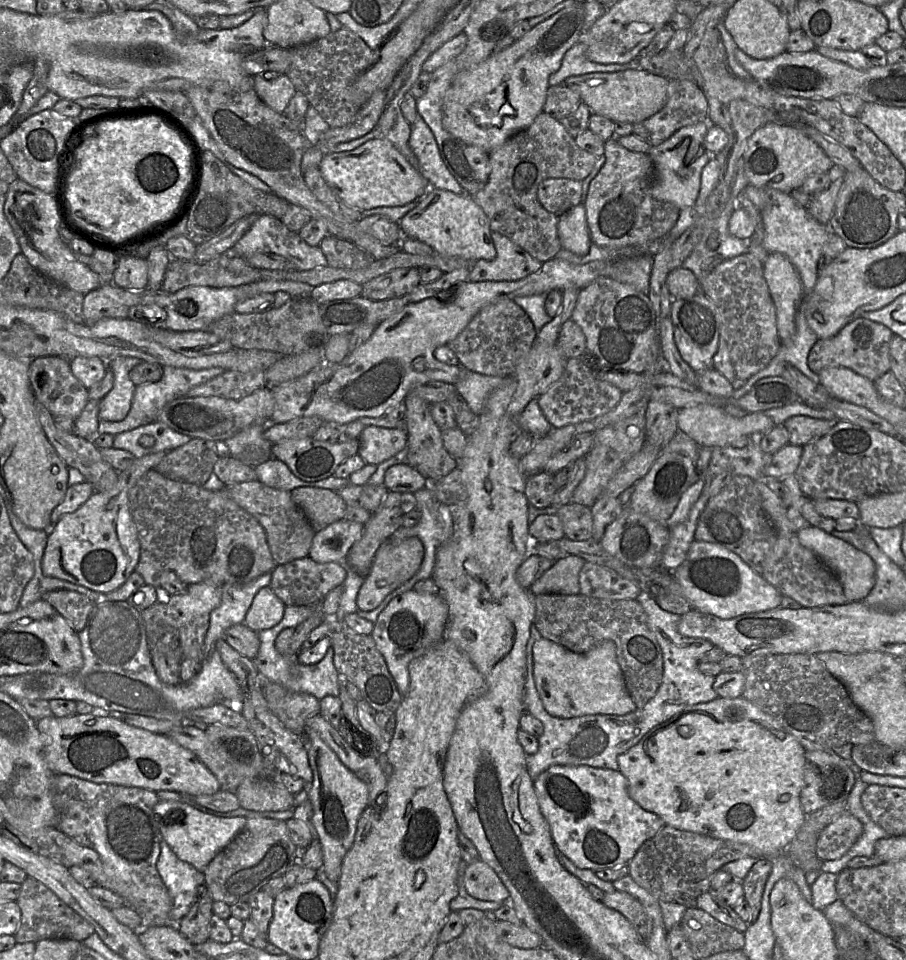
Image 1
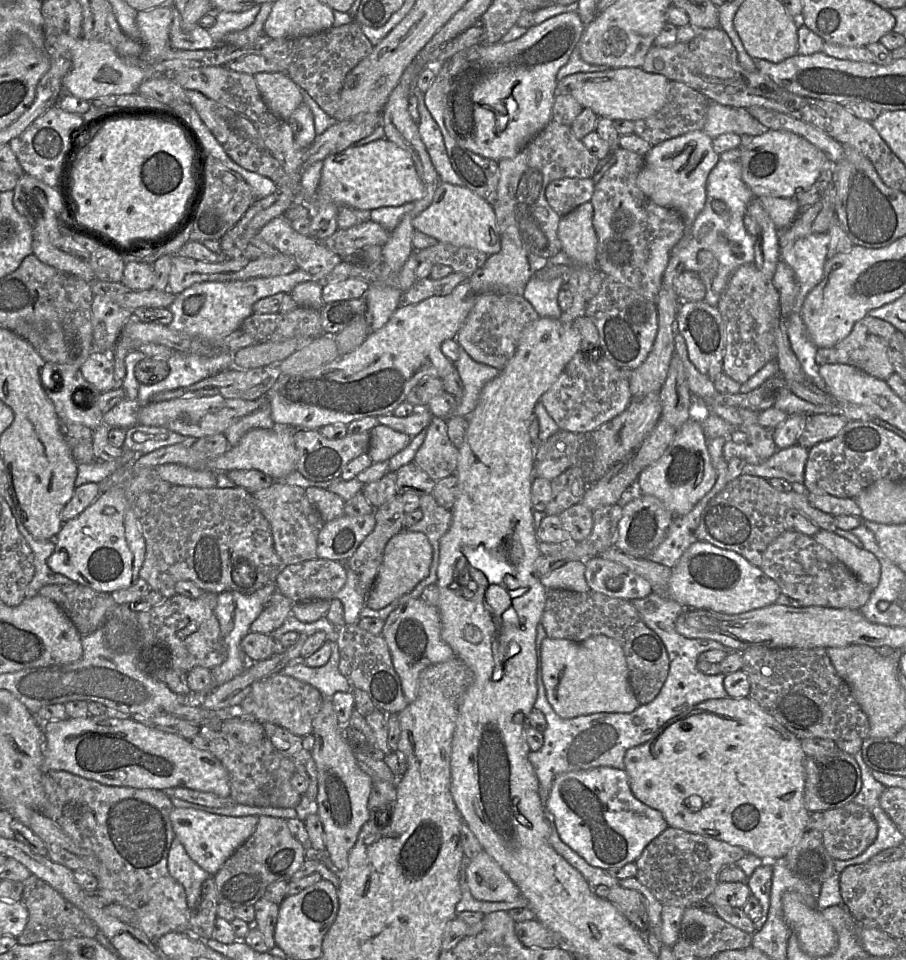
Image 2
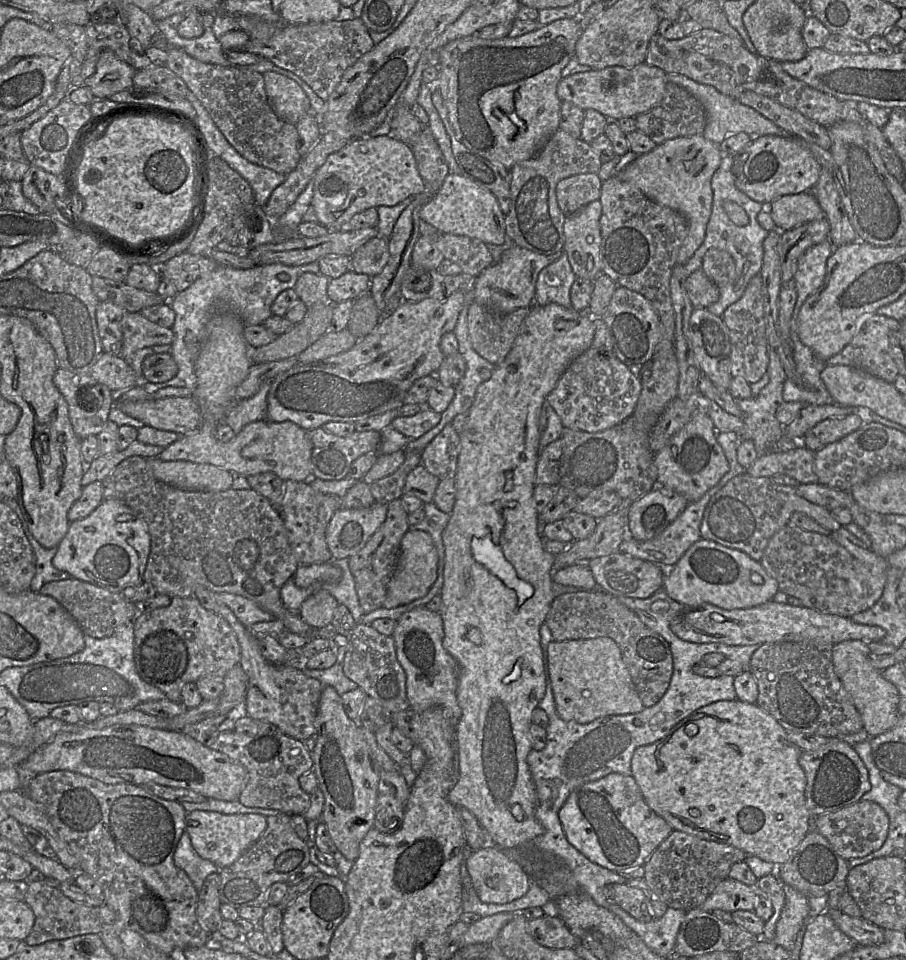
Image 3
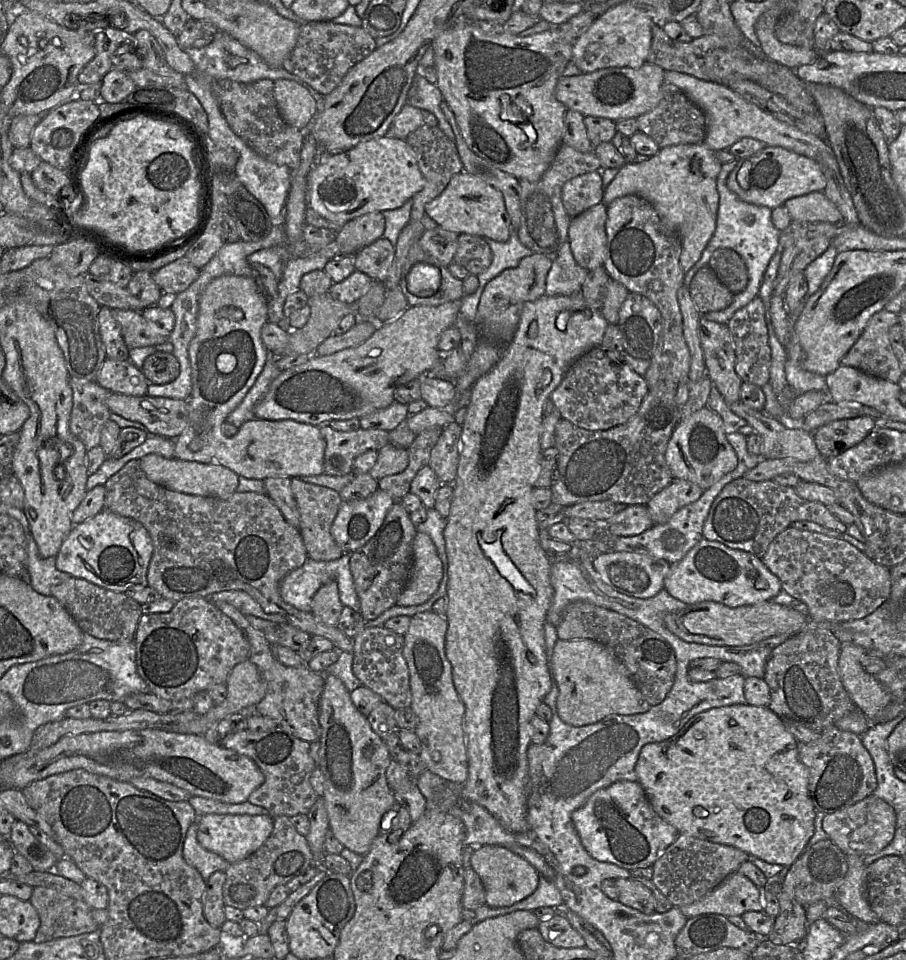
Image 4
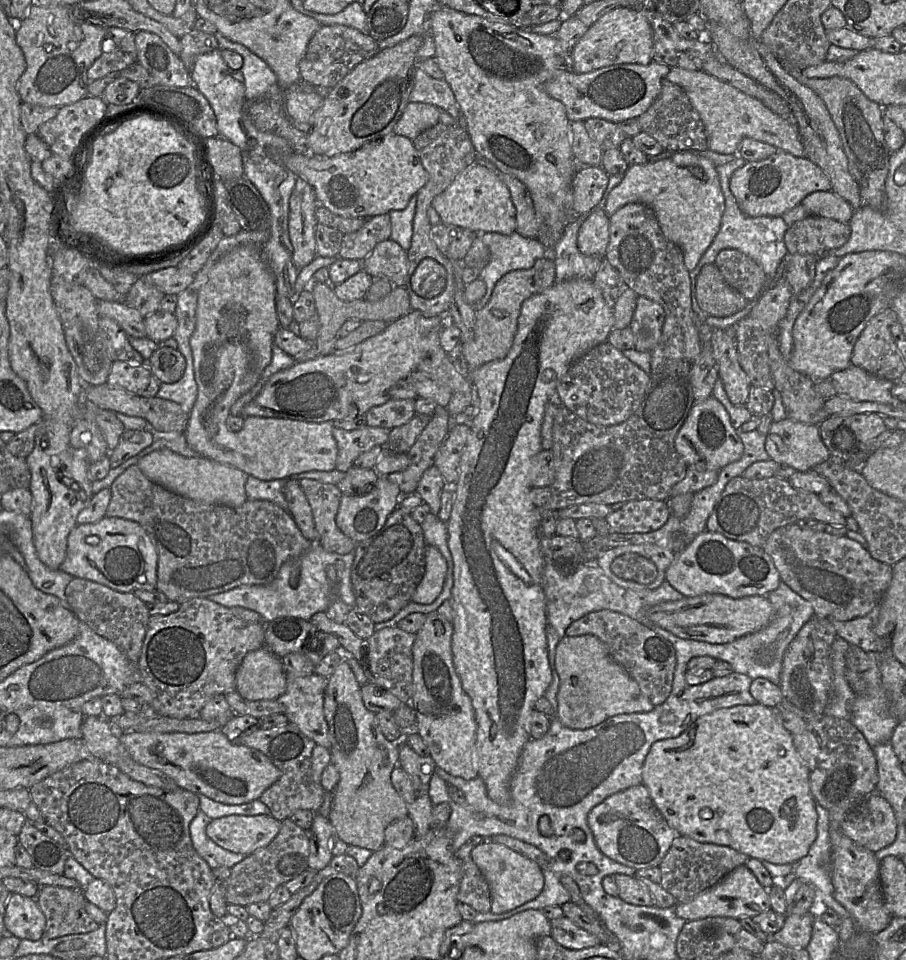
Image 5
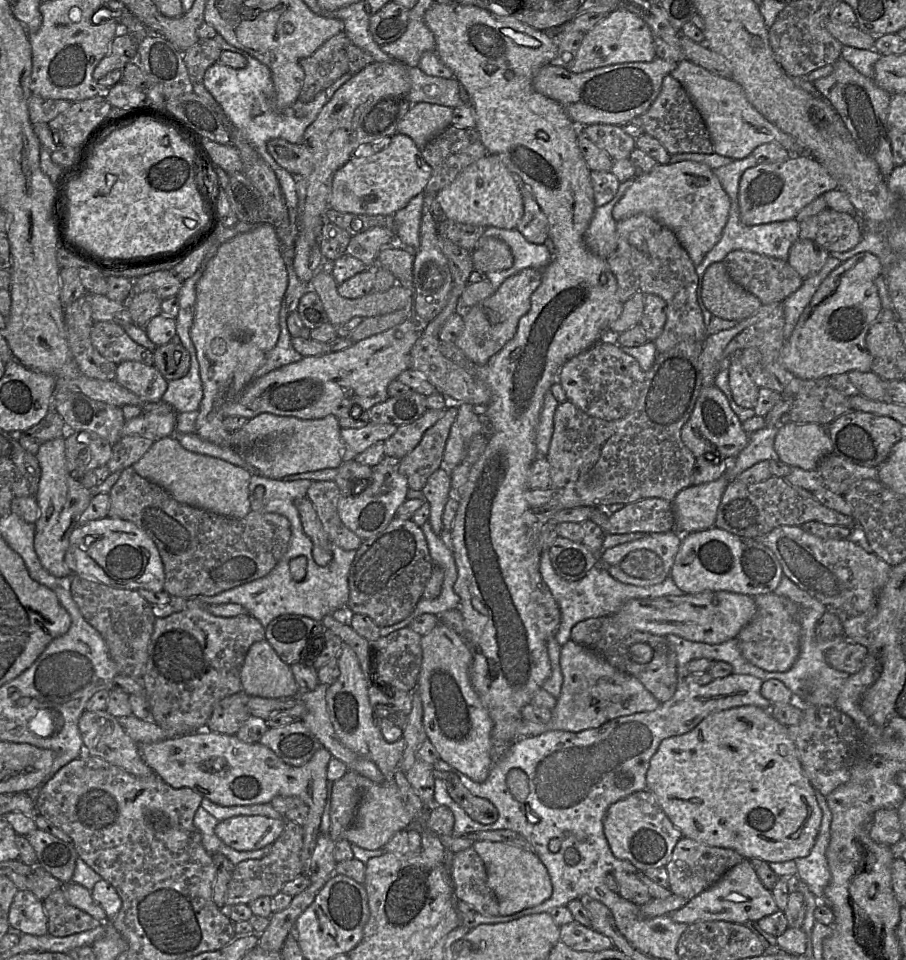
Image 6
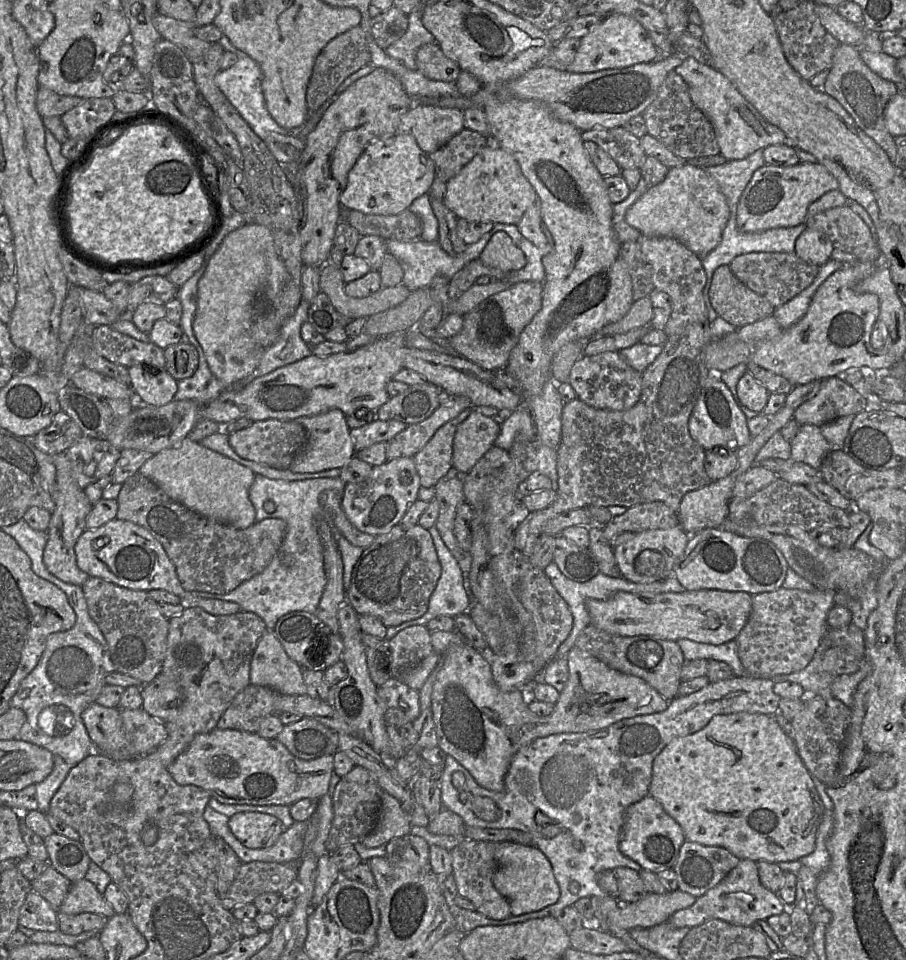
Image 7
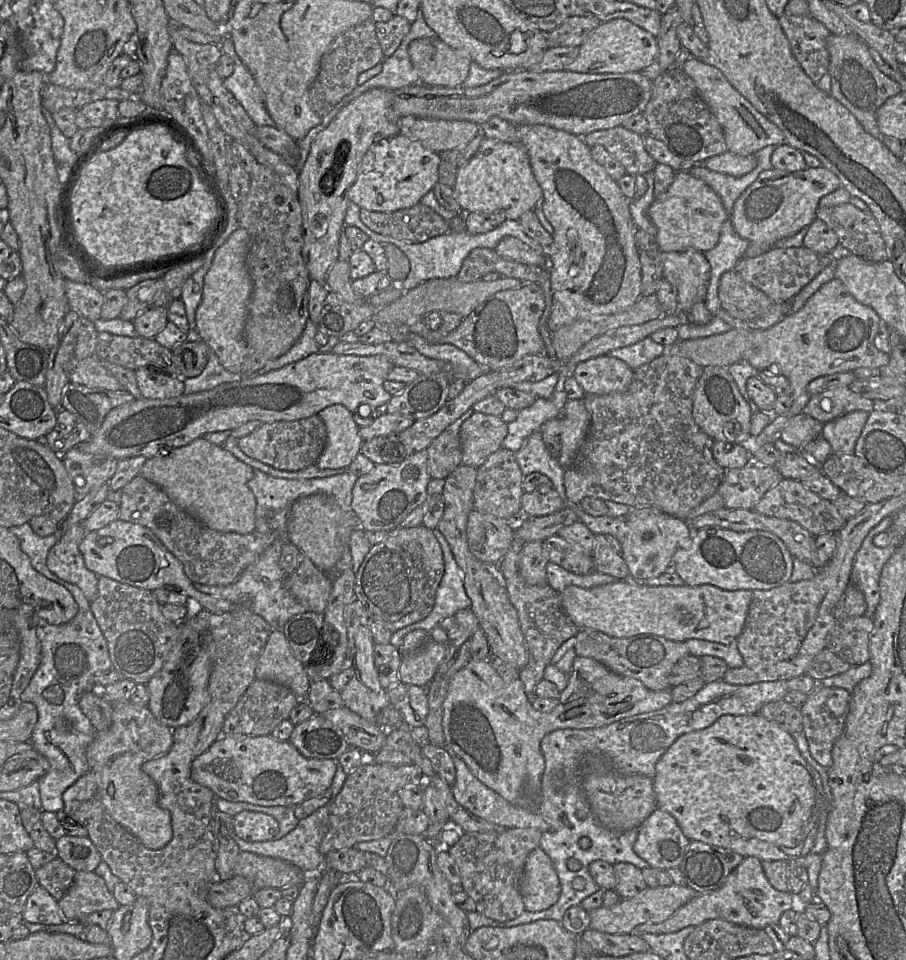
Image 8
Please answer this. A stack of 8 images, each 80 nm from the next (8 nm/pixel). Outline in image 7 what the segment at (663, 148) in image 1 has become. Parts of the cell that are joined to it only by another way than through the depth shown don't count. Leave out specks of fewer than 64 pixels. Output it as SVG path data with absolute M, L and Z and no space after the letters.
M710 160L700 161L700 165L686 163L669 168L665 179L651 186L627 210L625 221L644 236L677 239L702 259L720 243L730 208L717 182L701 168L713 166Z

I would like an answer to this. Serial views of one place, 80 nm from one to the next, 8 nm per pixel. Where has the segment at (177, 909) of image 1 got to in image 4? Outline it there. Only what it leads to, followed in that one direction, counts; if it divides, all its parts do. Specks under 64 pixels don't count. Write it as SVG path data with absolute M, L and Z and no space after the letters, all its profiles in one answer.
M193 822L186 833L183 845L183 858L186 863L201 874L202 878L207 881L210 875L217 871L226 871L231 865L221 856L208 851L197 840L197 822Z

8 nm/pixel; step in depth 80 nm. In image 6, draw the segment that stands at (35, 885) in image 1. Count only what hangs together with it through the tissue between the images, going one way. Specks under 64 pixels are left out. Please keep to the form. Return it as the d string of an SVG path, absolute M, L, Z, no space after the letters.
M62 885L43 900L43 907L48 917L48 934L66 937L92 930L102 924L88 913L70 905L65 898L64 889Z

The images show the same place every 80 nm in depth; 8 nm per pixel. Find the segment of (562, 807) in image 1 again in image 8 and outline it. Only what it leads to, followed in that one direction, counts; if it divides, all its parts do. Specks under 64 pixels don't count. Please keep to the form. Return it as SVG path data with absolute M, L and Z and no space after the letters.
M657 807L637 830L633 849L649 866L661 870L679 866L690 840L672 815Z

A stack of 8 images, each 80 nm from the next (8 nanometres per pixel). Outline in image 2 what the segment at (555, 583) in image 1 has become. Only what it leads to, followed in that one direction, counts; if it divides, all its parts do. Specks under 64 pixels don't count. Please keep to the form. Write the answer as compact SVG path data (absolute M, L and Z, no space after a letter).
M571 561L540 578L547 590L589 592L585 579L585 561Z

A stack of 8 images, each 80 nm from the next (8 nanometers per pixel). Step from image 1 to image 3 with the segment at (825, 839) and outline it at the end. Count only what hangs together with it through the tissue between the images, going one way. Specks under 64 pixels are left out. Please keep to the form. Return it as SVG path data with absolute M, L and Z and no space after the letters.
M861 799L835 812L818 815L816 827L842 858L851 860L864 857L884 844L889 831L889 817L878 803Z

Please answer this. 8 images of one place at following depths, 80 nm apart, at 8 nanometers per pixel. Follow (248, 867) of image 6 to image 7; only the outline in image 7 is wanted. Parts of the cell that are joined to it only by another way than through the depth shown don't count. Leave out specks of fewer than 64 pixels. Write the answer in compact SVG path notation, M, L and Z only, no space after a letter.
M252 861L242 863L228 890L219 897L228 909L253 903L260 894L281 891L297 878L297 863Z

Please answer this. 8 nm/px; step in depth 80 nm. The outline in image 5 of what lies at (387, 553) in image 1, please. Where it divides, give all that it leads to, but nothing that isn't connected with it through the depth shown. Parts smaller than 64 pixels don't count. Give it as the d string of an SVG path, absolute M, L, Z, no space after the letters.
M434 546L425 548L425 572L418 584L411 602L419 604L432 603L441 593L447 571L447 563Z

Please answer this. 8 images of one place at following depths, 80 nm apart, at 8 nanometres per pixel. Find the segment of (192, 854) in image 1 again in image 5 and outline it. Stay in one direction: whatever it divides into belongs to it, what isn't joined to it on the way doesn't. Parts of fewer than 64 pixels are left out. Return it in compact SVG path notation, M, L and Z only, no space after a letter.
M230 815L212 819L207 836L220 847L249 856L268 845L278 834L281 821L271 815Z

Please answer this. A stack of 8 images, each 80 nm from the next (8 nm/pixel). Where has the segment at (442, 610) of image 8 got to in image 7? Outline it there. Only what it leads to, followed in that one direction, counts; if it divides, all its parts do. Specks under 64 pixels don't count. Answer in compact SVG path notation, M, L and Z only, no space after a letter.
M435 526L428 529L441 566L441 574L428 603L427 611L420 617L401 623L395 627L387 627L384 640L392 639L401 630L412 626L426 626L437 616L455 617L467 614L470 597L464 588L461 569L441 539Z

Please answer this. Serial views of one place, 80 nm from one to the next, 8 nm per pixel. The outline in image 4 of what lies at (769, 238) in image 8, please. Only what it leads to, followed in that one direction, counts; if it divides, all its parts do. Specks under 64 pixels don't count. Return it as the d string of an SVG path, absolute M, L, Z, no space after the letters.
M766 146L756 154L738 159L727 180L728 188L743 201L770 209L783 206L793 197L823 192L826 184L826 178L814 159L777 146Z

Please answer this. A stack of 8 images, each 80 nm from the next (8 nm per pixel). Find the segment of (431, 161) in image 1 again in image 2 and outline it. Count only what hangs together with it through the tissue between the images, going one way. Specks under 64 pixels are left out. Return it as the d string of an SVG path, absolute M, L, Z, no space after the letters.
M416 94L418 95L418 112L420 115L418 123L419 134L439 175L440 181L462 185L461 179L454 171L448 157L439 125L427 109L423 94Z

